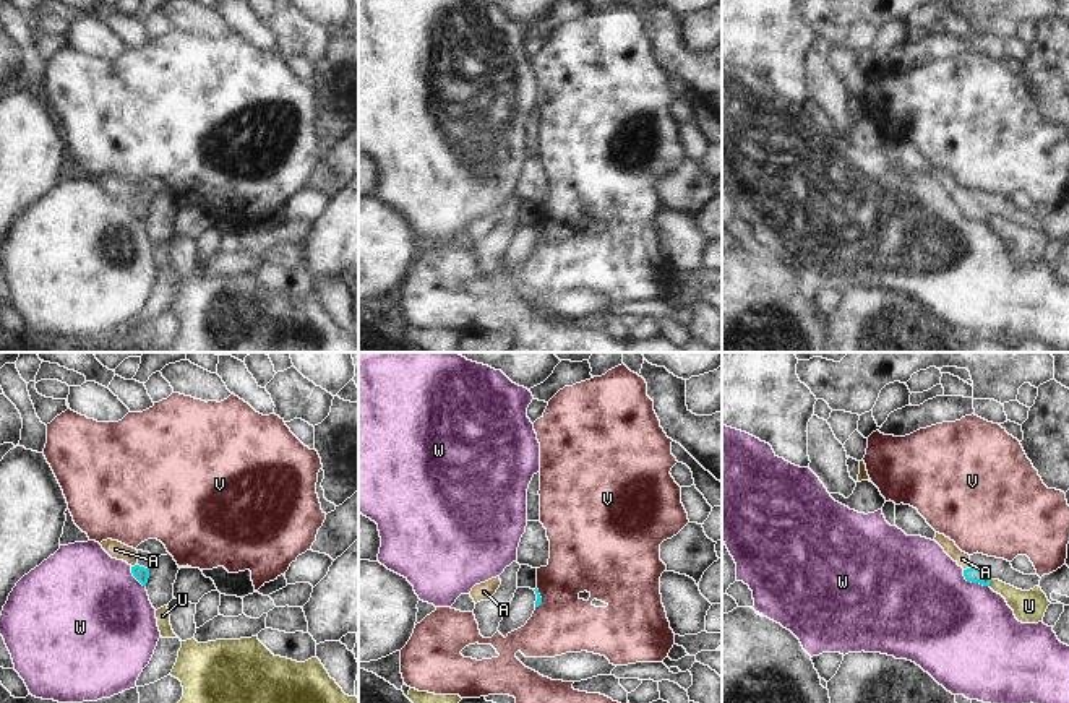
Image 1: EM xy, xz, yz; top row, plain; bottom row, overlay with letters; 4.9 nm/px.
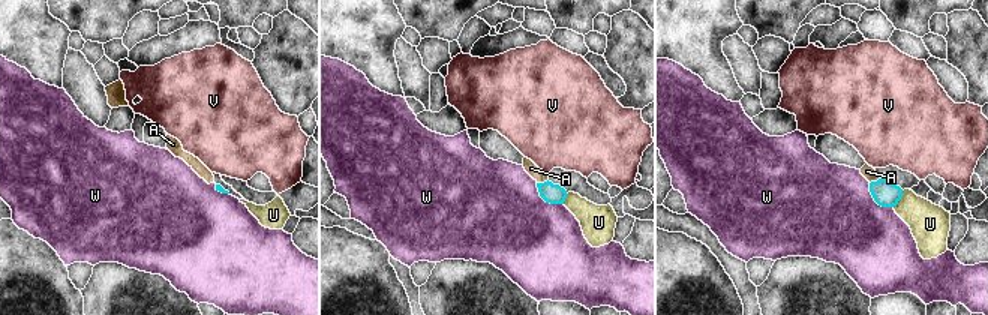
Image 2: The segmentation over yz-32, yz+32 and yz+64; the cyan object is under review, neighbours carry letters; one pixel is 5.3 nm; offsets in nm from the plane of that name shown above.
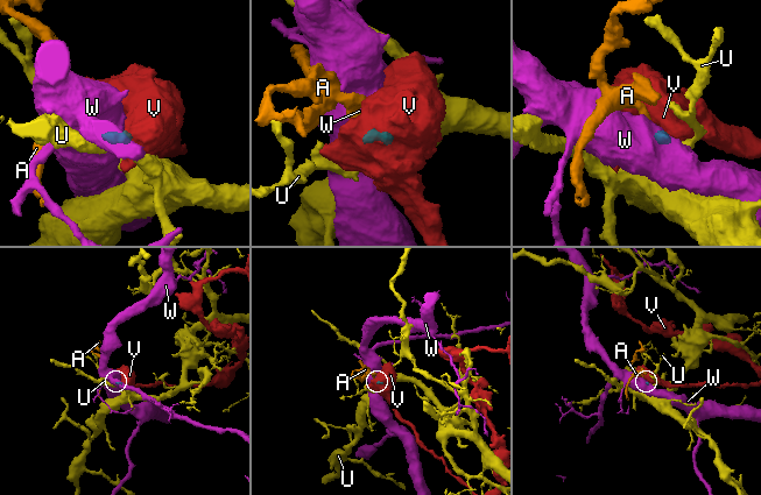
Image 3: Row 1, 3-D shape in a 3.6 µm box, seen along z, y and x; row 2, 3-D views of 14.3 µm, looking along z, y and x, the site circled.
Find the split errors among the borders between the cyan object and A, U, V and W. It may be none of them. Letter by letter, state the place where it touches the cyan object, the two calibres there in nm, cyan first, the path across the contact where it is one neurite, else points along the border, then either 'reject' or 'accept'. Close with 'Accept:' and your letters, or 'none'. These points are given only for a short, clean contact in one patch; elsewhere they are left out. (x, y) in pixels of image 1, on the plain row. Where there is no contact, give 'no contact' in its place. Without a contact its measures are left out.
A: contact yz (967, 205); calibres 80 and 70 nm; way yz (975, 211), (967, 205), (962, 195); accept
U: contact yz (990, 218); calibres 80 and 160 nm; border yz (991, 216), (988, 221); reject
V: contact xz (540, 234); calibres 30 and 300 nm; border xz (536, 224), (540, 234), (537, 244); reject
W: contact yz (974, 218); calibres 80 and 500 nm; border yz (962, 207), (967, 216), (988, 223); reject
Accept: A

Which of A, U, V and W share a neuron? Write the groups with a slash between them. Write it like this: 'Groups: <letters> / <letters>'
Groups: A / U / V / W.

